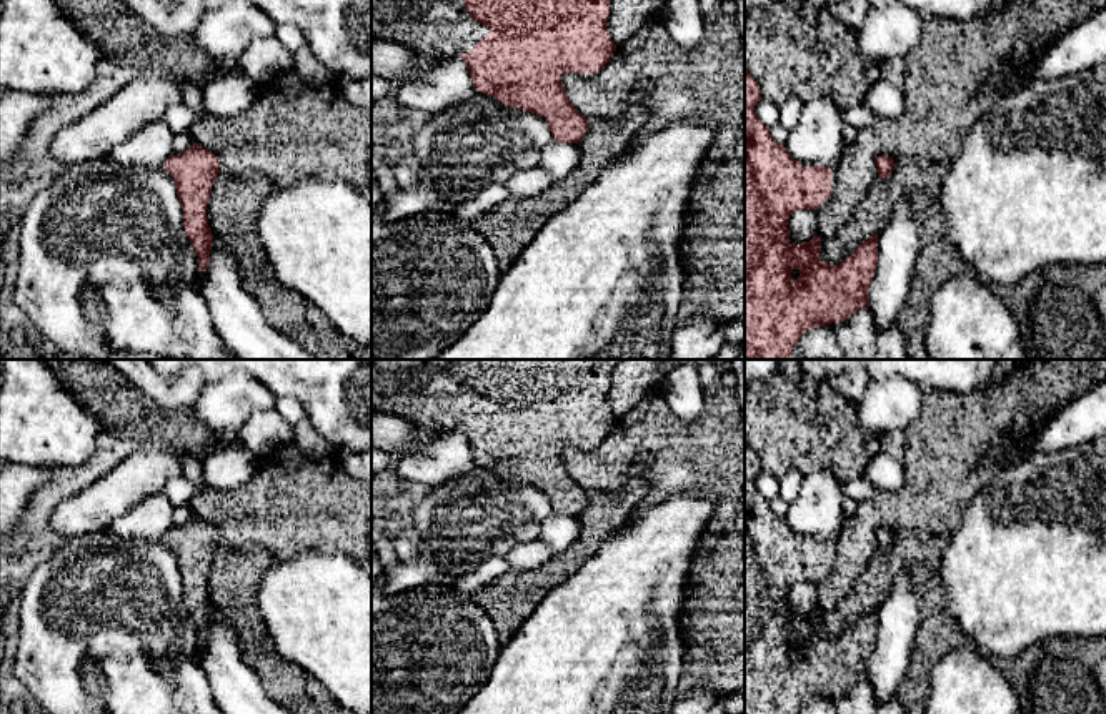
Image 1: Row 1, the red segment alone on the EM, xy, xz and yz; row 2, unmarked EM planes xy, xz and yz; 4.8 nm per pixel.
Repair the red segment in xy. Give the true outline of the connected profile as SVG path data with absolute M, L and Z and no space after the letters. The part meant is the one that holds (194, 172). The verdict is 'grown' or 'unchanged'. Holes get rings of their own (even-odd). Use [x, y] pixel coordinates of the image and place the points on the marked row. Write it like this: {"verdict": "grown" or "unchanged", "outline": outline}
{"verdict": "unchanged", "outline": "M193 143L185 153L172 155L163 166L177 185L185 233L198 256L198 271L202 273L210 261L212 228L208 226L207 205L213 181L220 173L220 161L212 151Z"}

